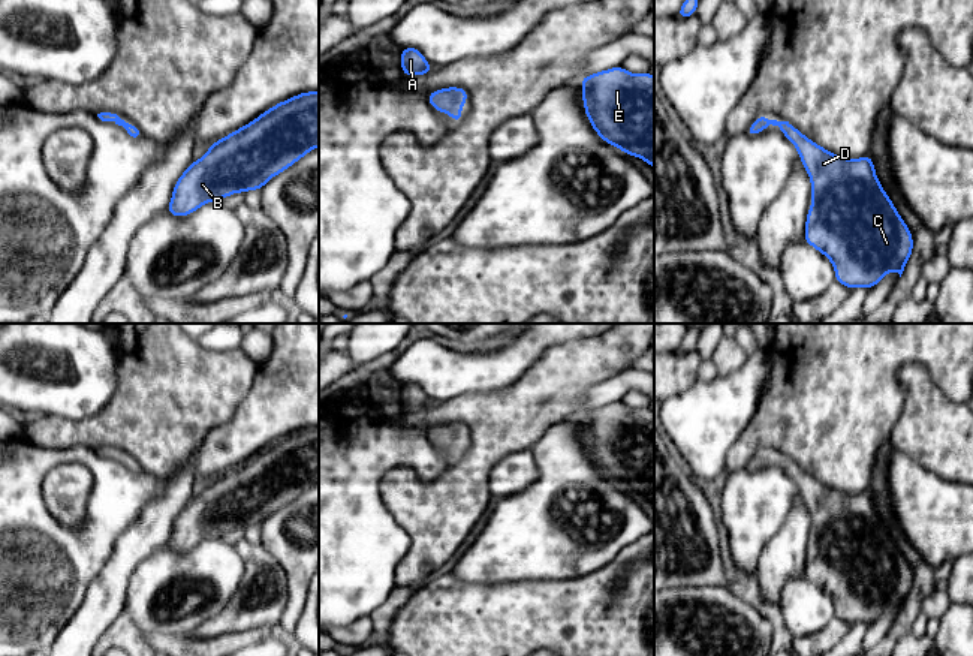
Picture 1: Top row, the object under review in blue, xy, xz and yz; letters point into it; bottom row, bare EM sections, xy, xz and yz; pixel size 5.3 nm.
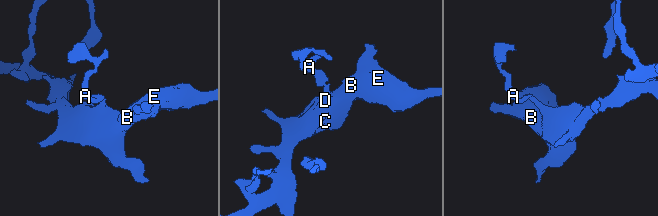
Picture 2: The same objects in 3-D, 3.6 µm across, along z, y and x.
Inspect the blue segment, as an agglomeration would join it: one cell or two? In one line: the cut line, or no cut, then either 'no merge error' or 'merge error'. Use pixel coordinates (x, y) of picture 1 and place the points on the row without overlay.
no cut | no merge error

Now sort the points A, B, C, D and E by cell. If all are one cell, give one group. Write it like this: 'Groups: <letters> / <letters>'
Groups: A B C D E

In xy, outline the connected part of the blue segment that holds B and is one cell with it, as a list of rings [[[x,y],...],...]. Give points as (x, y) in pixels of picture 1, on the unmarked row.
[[[319,427],[299,428],[213,478],[207,488],[192,497],[180,511],[166,547],[175,553],[186,553],[207,538],[220,538],[238,527],[260,526],[272,512],[281,509],[317,482]]]

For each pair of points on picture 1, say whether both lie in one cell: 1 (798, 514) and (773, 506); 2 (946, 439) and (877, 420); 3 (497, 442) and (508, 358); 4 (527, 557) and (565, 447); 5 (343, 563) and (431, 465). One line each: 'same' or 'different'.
1: different
2: different
3: different
4: same
5: same

